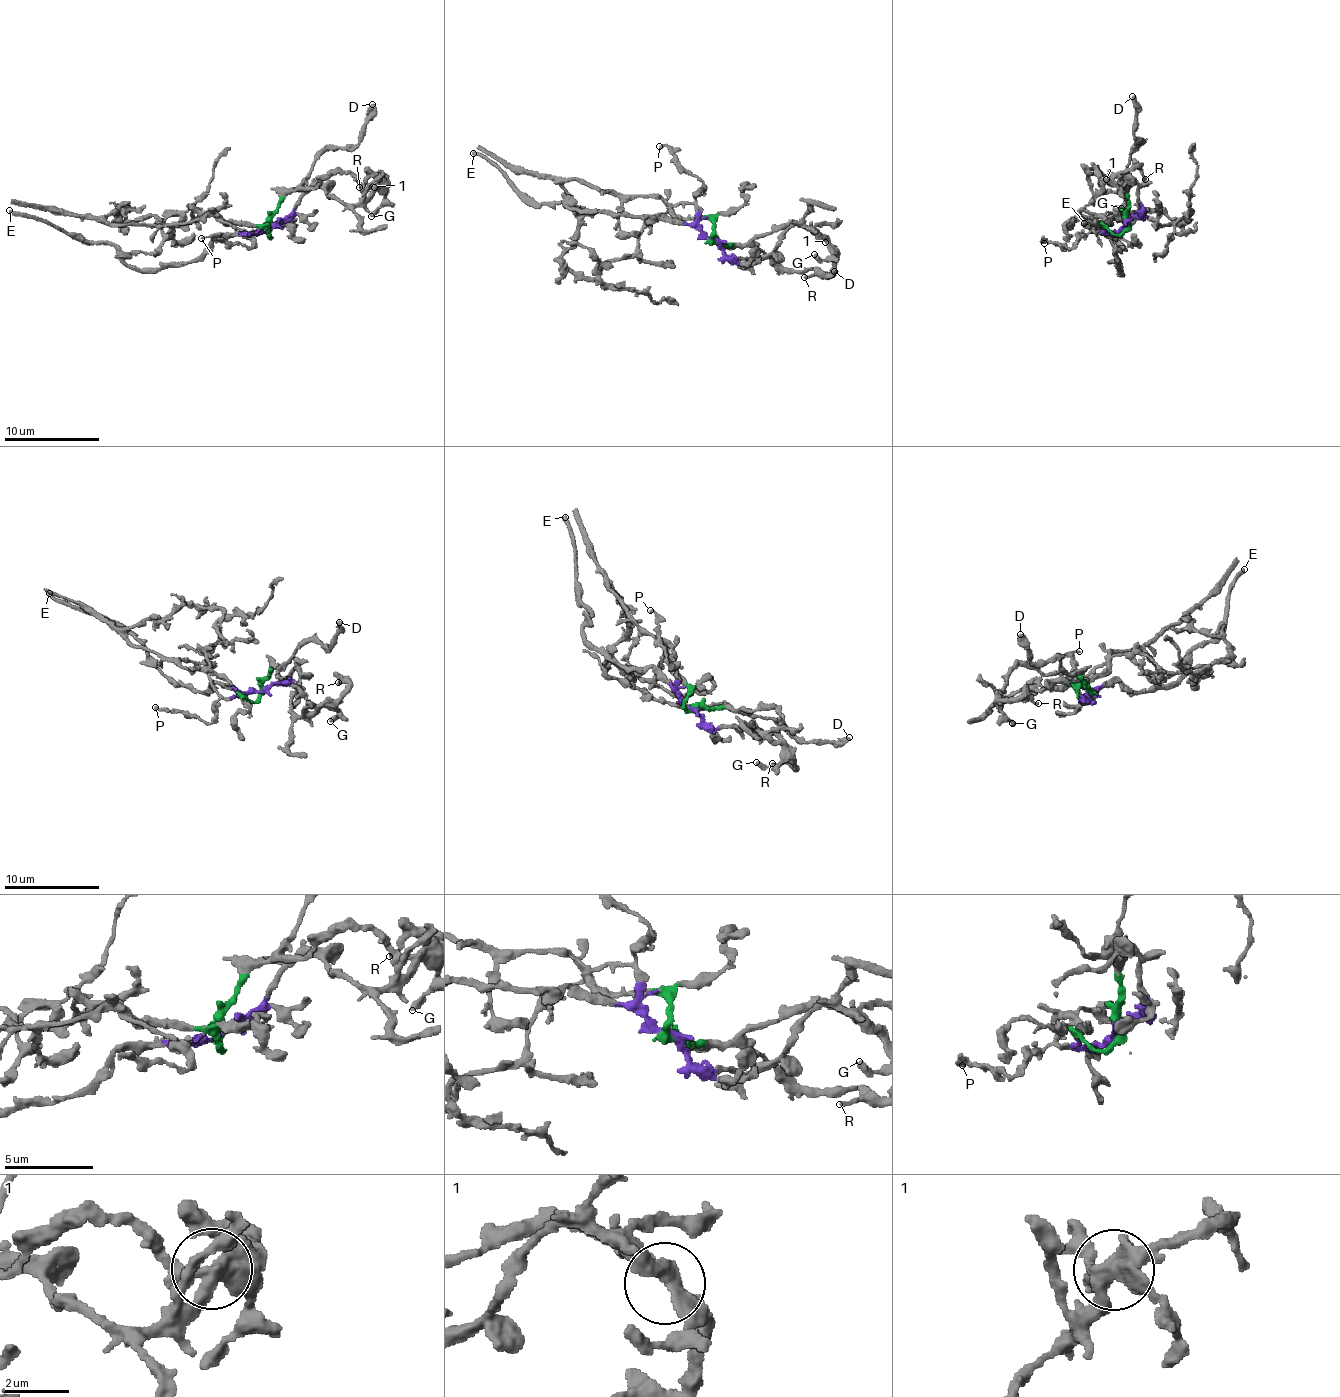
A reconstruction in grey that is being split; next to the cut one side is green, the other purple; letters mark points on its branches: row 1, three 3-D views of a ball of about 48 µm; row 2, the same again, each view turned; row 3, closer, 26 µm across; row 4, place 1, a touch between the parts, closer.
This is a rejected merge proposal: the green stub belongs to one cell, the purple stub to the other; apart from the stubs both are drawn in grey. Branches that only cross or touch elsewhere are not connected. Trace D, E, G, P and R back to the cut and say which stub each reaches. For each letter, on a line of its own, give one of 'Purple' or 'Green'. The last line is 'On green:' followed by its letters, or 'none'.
D: Green
E: Purple
G: Purple
P: Purple
R: Green
On green: D, R

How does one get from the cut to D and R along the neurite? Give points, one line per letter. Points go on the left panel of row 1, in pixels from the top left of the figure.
D: (270, 228), (270, 214), (304, 179), (312, 162), (331, 149), (352, 148), (359, 141), (373, 103)
R: (270, 228), (270, 214), (287, 193), (336, 172), (351, 172), (367, 187), (386, 181), (369, 175), (358, 187)

